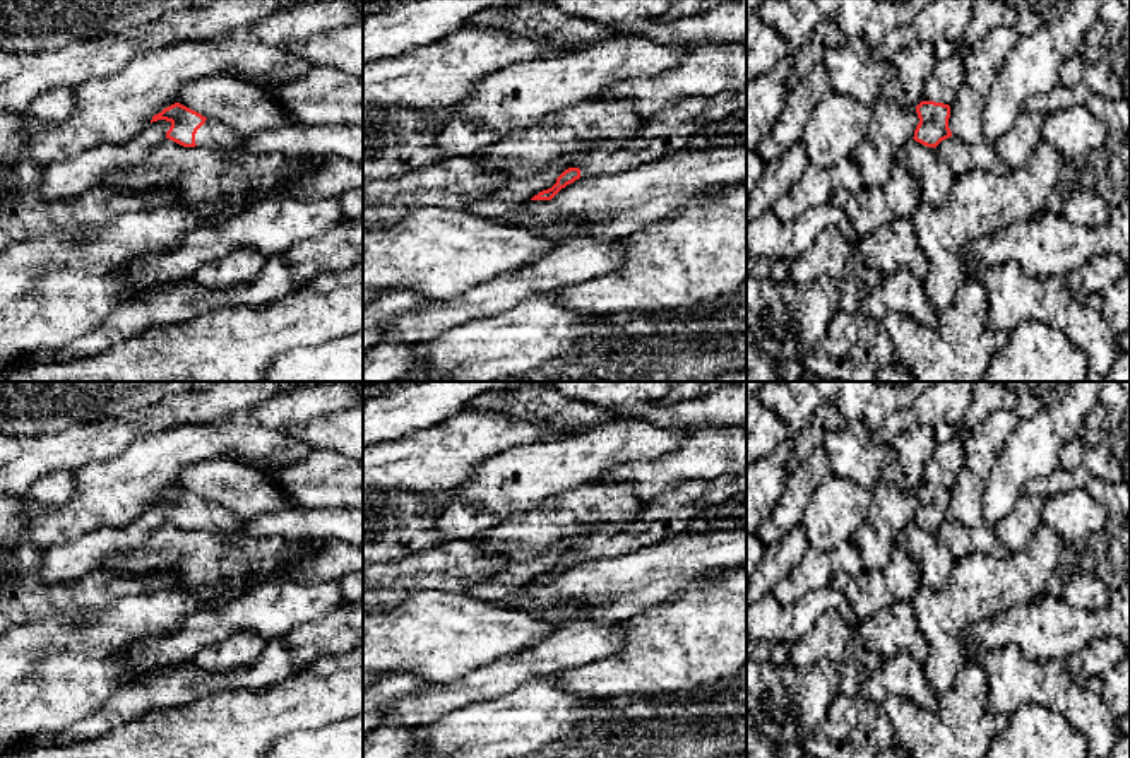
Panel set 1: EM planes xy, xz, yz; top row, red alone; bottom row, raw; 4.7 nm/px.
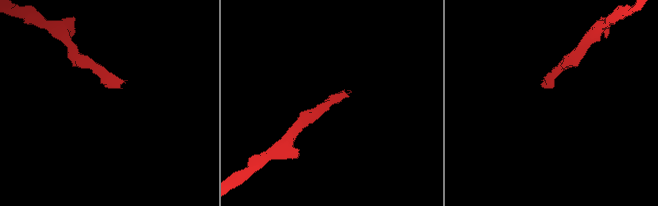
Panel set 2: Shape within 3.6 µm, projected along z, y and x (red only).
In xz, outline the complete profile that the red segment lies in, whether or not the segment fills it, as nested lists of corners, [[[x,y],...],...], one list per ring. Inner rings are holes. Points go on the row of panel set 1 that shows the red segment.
[[[746,89],[712,98],[685,98],[676,104],[647,113],[644,130],[615,147],[601,145],[587,154],[579,168],[565,169],[556,183],[531,200],[551,200],[562,188],[580,176],[623,173],[668,156],[675,145],[704,123],[719,121],[746,110]]]

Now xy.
[[[175,103],[154,115],[152,121],[166,120],[171,123],[166,139],[183,147],[211,147],[226,154],[236,154],[243,135],[228,128],[224,123],[202,116],[200,113]]]

